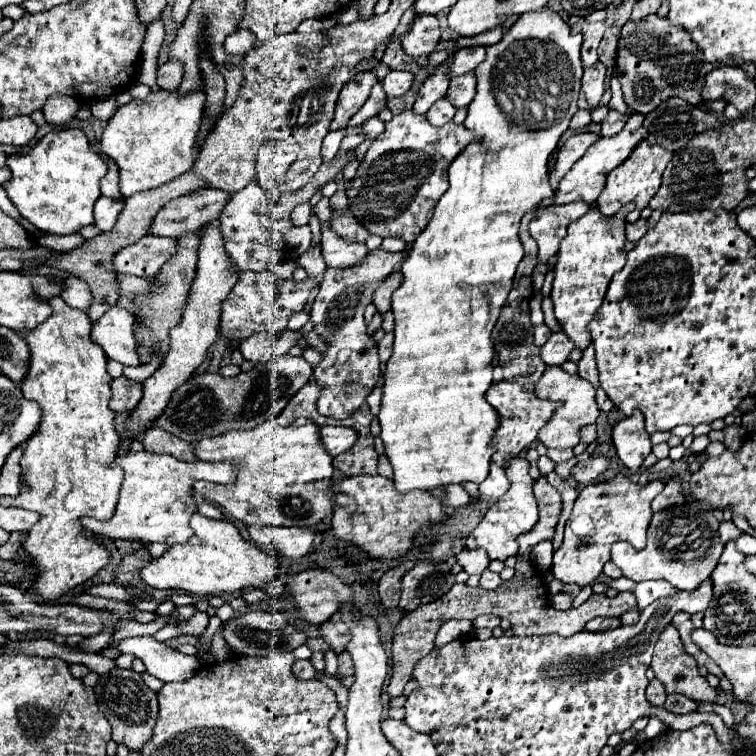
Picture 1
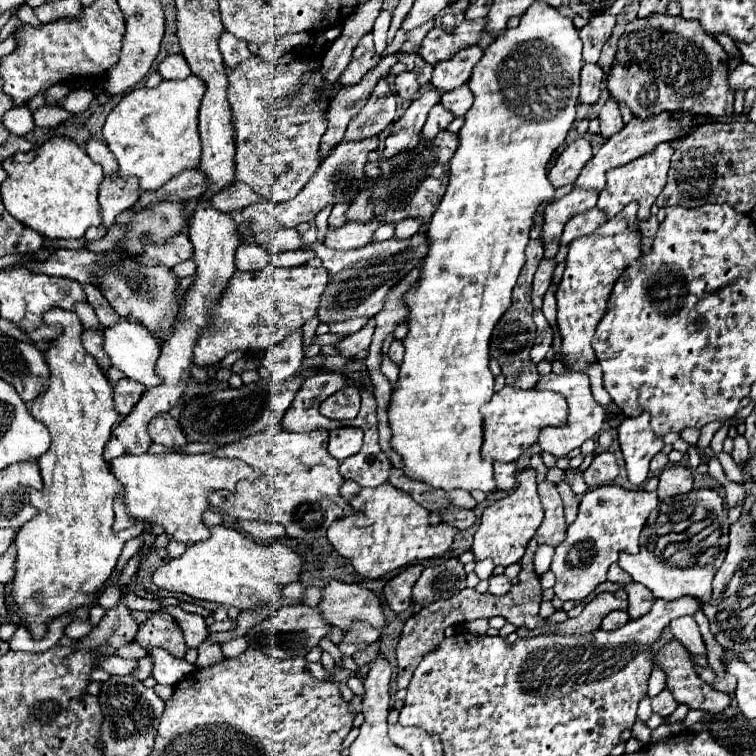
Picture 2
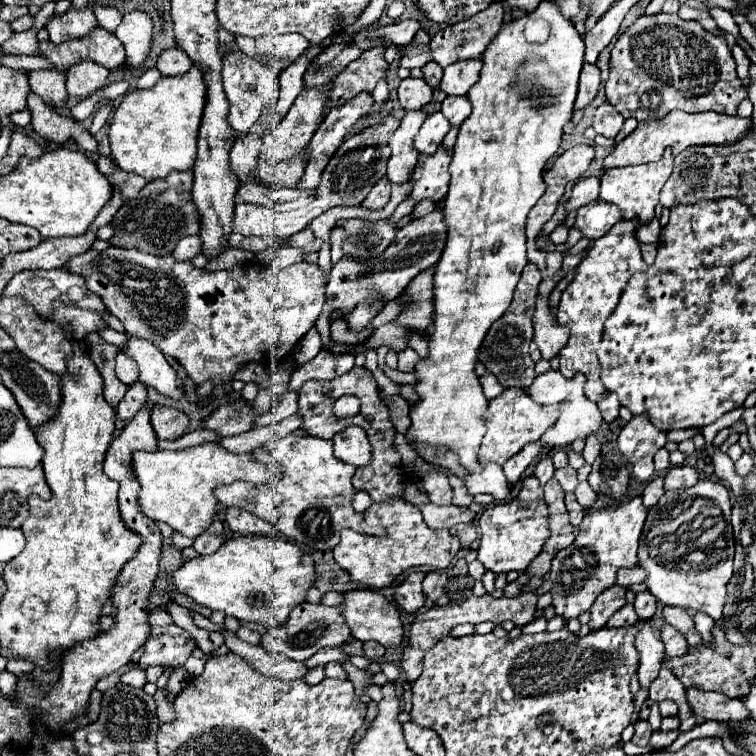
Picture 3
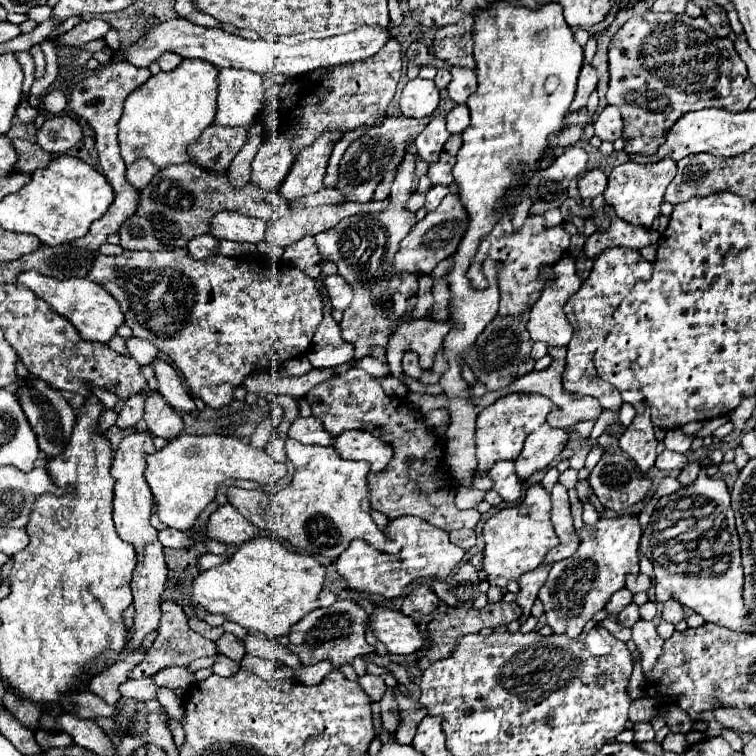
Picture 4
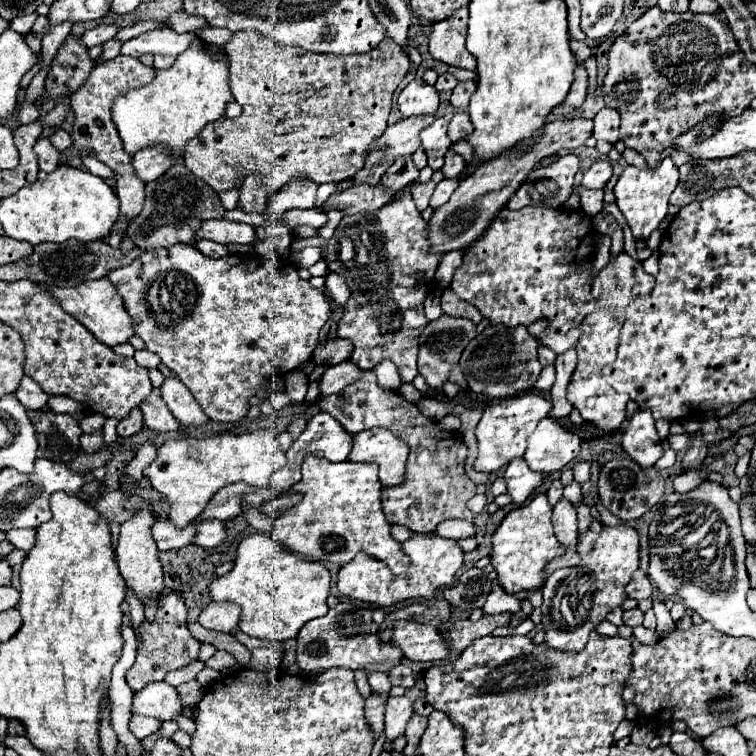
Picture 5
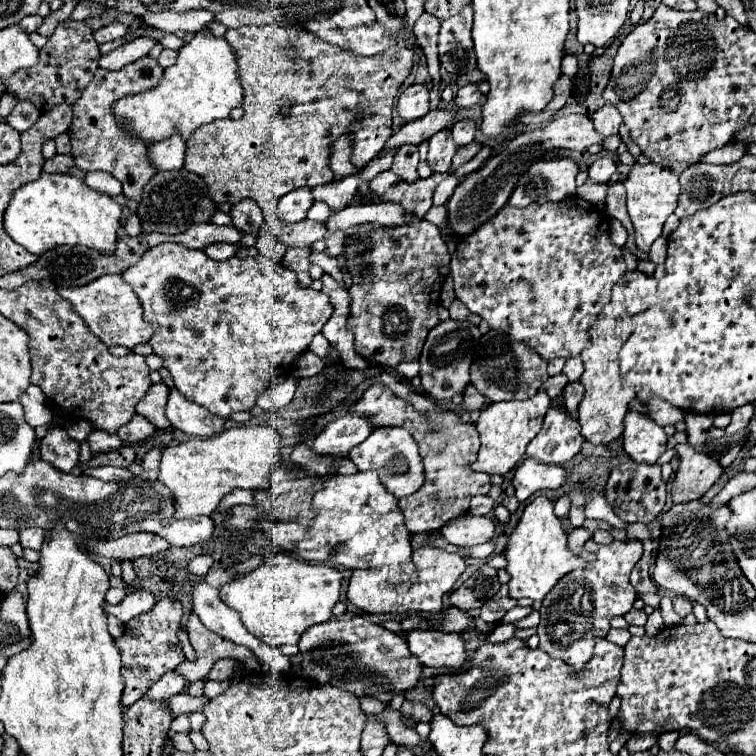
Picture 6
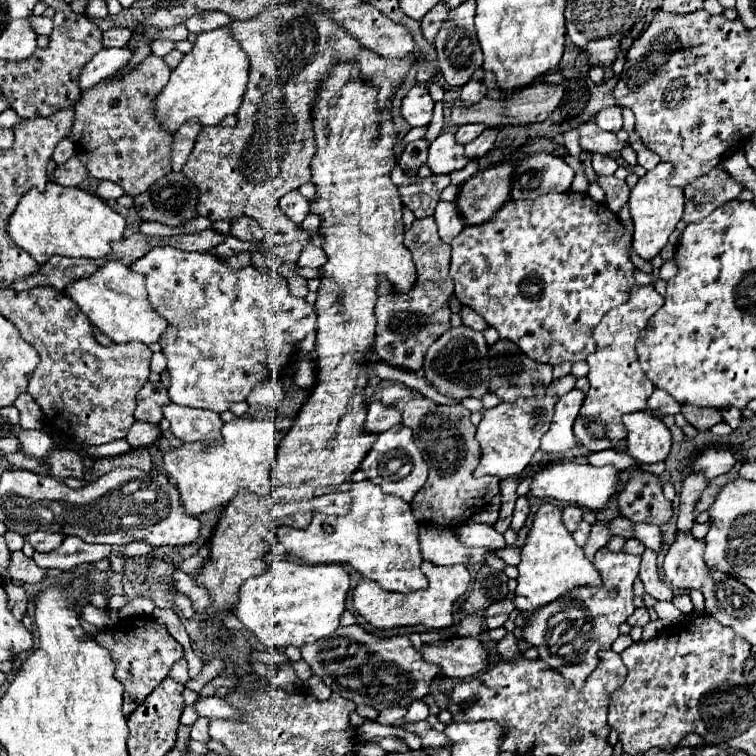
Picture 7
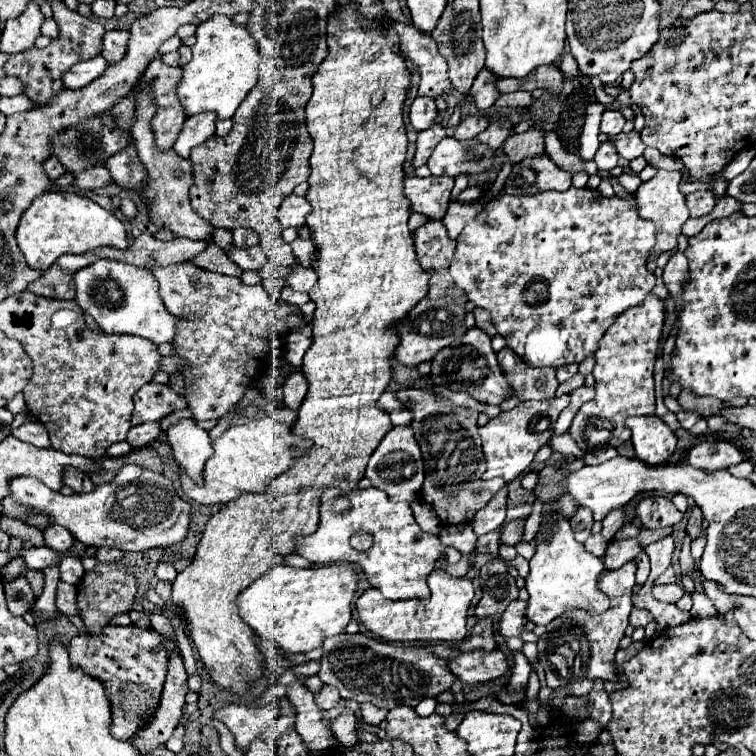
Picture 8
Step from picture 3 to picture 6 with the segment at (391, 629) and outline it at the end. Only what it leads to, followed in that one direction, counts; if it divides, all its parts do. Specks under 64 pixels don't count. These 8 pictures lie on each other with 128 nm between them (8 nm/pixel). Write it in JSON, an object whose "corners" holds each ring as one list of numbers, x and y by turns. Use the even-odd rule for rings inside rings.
{"corners":[[412,630,408,634,408,646,424,666,458,670,466,664,466,646,460,634,444,634,440,630]]}

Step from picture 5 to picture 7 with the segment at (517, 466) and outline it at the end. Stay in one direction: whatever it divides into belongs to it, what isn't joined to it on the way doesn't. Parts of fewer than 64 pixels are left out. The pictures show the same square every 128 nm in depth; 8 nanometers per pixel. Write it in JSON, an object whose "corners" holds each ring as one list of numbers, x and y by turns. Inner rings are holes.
{"corners":[[556,462,548,464,546,470,538,472,532,480,530,494,538,498,556,498,570,504,578,504,590,512,600,512,608,508,610,498,618,492,618,474,620,470,616,466,590,466,590,464,578,464,578,462]]}

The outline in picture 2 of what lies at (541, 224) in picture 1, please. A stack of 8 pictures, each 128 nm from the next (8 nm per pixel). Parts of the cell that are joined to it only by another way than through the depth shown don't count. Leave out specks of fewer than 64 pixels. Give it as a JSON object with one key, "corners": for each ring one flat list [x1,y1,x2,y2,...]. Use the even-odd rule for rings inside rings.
{"corners":[[574,188,570,194,562,196,560,200,554,200,546,206,544,210,544,228,542,228,542,242,554,240,562,236,562,230,566,226,566,222,596,206,598,200,598,192,596,190,582,190,582,188]]}

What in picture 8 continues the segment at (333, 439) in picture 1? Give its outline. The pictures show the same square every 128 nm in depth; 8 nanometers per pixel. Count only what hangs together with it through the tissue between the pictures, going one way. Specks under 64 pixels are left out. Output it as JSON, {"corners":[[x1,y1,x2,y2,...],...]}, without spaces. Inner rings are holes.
{"corners":[[394,426,384,440,380,442,380,446,374,450,374,454,370,456,368,468,366,468,366,478,370,478,370,482,384,490,388,494,390,500,394,502,412,502,424,482,424,462,422,462,422,454,420,454,420,446,414,440,414,432,410,426]]}

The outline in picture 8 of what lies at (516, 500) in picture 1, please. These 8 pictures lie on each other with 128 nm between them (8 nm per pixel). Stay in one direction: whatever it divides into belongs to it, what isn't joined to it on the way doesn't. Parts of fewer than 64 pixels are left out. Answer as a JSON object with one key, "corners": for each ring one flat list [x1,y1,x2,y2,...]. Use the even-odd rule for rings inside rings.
{"corners":[[568,520,558,522,558,530,552,540,536,546,536,554,530,560,530,576,526,578,526,590,530,594,526,616,534,624,548,626,556,616,584,608,586,612,600,614,608,610,608,596,598,590,598,578,604,572,604,564,598,556,590,554,584,544,574,540,574,532]]}

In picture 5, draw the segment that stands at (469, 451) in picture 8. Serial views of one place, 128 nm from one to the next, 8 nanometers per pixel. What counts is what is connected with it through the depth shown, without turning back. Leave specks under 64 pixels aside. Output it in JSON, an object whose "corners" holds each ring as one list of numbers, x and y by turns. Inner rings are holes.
{"corners":[[366,370,364,376,346,386,346,390,320,398,318,404,352,434,380,426,410,444,406,482,396,488,384,488,382,494,384,514,390,524,402,524,412,532,434,532,446,518,474,522,474,514,466,508,466,502,476,494,476,484,464,472,468,446,458,434,442,430,436,420,420,414,416,404,408,402,402,394,380,388,372,370]]}

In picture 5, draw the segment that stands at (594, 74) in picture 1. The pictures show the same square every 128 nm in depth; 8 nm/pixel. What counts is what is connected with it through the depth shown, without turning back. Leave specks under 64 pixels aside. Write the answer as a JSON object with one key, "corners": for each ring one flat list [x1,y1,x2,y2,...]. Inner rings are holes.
{"corners":[[576,66,576,72,574,72,574,82,572,82,572,88,566,96,566,100,562,104,558,104,552,114,554,116,568,116,572,114,586,98,586,88,588,88,588,74,584,70,584,66]]}

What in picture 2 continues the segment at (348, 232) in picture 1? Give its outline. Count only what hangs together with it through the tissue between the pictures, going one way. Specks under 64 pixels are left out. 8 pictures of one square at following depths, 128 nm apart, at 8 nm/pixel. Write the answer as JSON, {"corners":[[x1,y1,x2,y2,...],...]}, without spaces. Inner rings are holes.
{"corners":[[364,189,356,196,356,200,346,210,346,218,354,222,370,222,372,216,372,204,370,203,371,193]]}

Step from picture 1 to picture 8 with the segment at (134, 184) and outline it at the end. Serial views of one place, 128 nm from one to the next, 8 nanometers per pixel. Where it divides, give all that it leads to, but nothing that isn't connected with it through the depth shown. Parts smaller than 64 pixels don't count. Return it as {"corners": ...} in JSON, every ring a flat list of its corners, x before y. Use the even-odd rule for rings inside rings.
{"corners":[[212,16,196,30,196,44,192,46,192,60,182,68,182,80,178,84,178,98,186,108,186,114,216,112,218,118,232,118,242,104,250,88,258,82,260,50,246,26,238,26,228,16]]}

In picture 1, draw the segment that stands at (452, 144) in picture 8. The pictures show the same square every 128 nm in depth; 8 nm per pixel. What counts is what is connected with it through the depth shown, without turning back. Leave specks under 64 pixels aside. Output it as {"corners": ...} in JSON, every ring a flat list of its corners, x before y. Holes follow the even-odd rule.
{"corners":[[442,98,438,100,426,114,426,120,432,124,432,126,444,126,446,122,450,122,456,114,456,108,450,104,448,98]]}

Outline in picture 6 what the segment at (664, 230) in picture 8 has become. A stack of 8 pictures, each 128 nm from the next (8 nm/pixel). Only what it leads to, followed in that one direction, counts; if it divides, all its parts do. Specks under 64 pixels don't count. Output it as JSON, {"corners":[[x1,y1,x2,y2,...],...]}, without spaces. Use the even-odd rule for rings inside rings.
{"corners":[[636,164,630,170,628,180,624,180,628,192,628,214,636,230,636,244,642,252,650,252,650,246,662,234,662,226,666,218,676,210,680,198,680,184,678,174,674,170,666,170,660,164]]}

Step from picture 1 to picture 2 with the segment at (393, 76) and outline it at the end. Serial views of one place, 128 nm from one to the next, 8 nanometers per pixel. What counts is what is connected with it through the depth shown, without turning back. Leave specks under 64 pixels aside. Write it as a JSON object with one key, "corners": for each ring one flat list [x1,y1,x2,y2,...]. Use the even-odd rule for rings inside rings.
{"corners":[[402,72,396,76,394,80,396,86,396,94,402,96,404,100,414,100,416,92,420,90,420,84,416,82,416,74,414,72]]}

